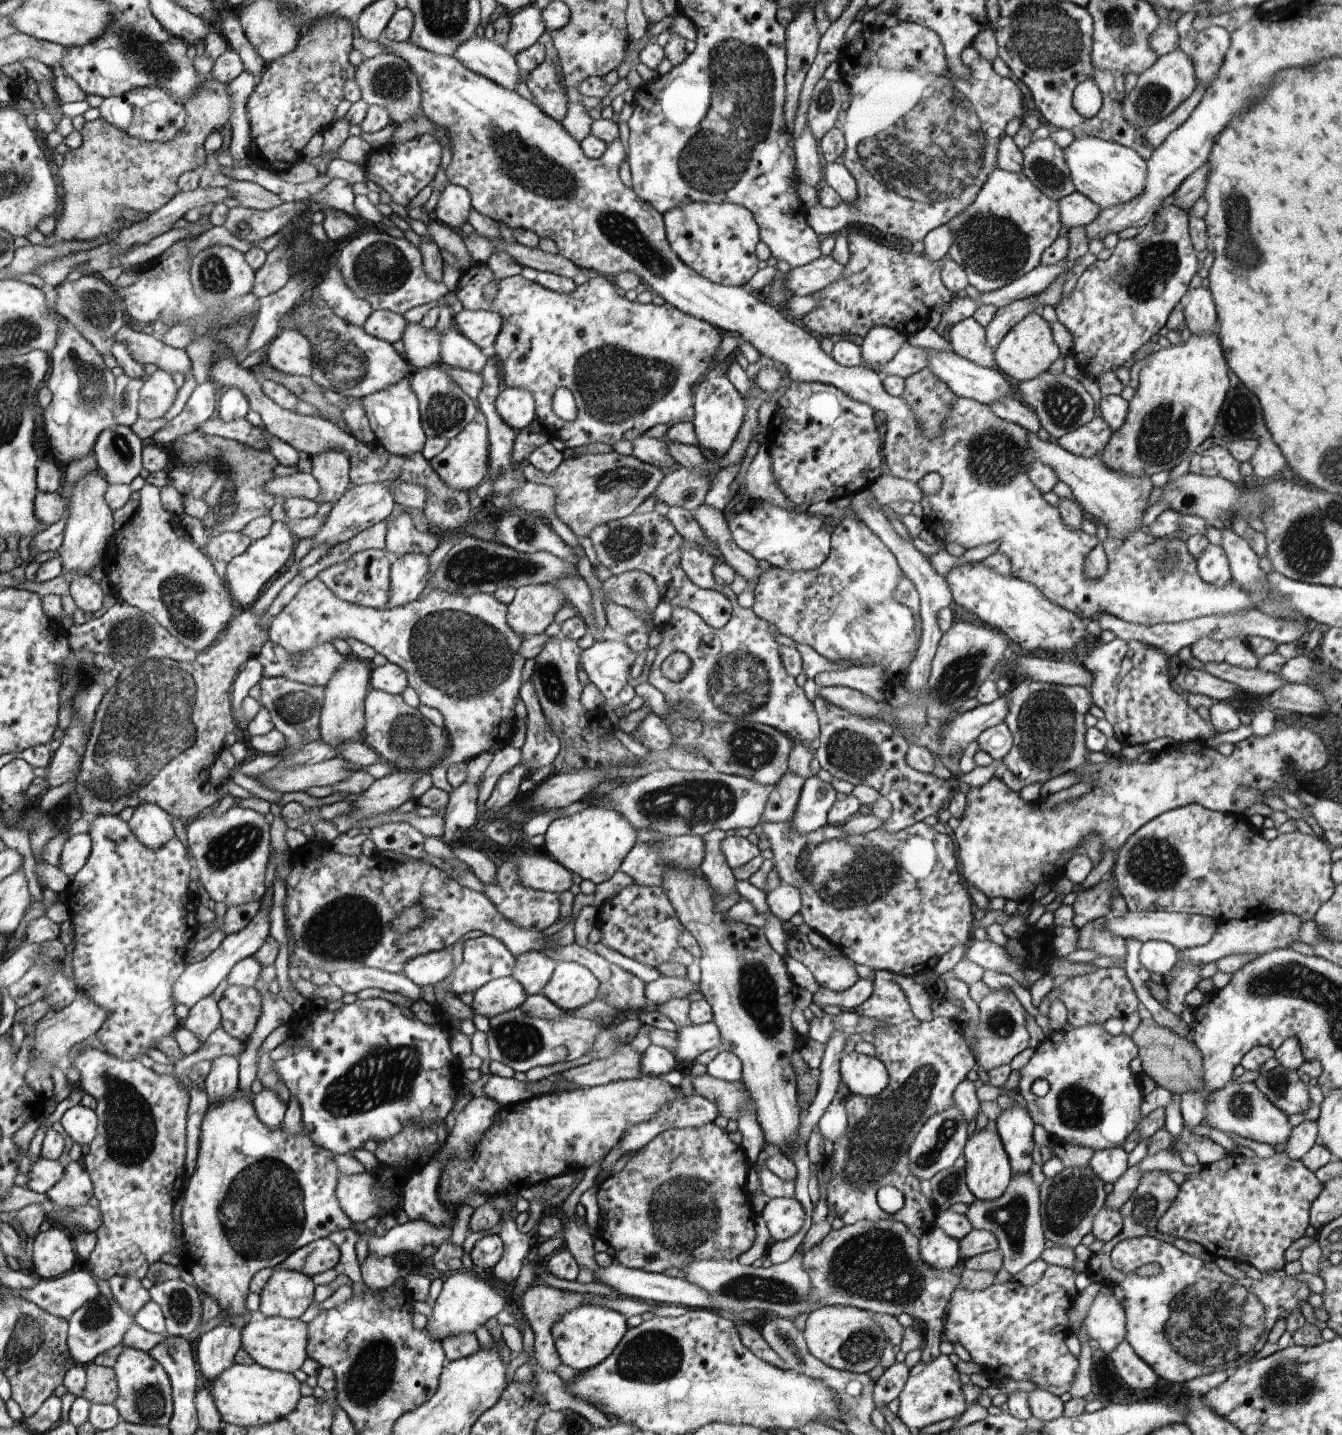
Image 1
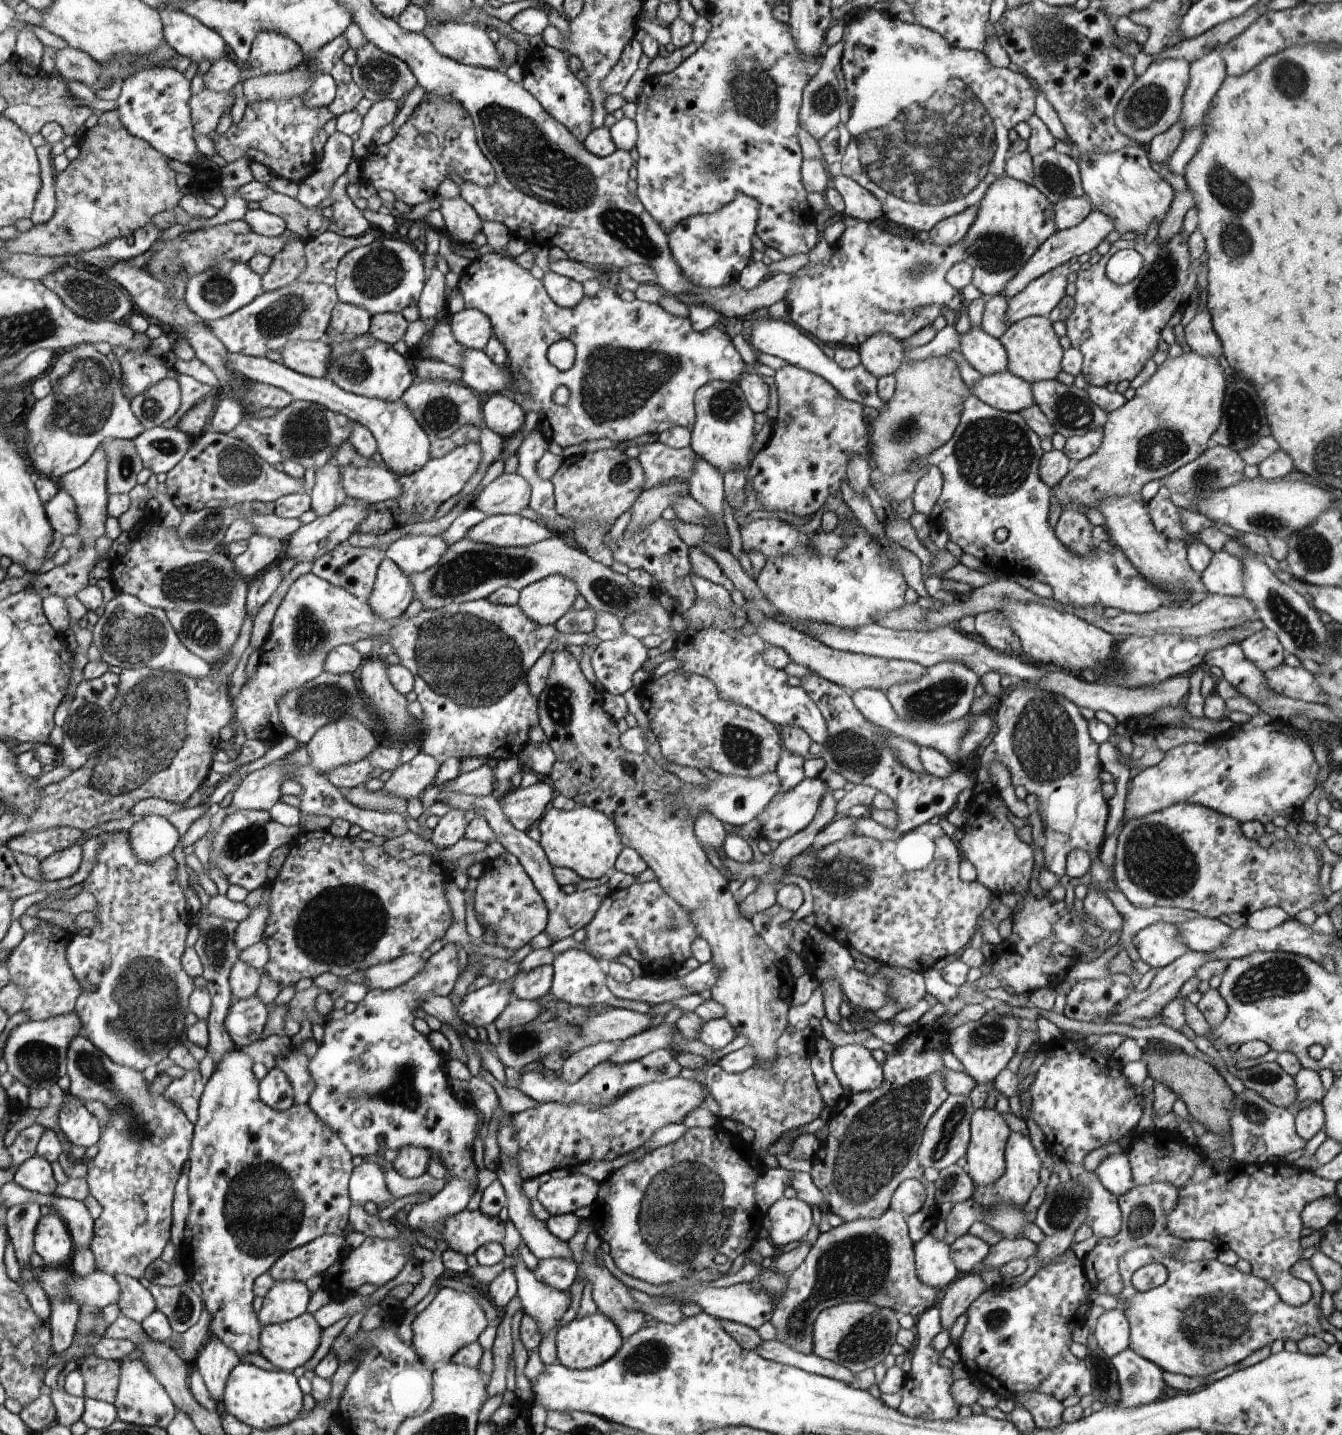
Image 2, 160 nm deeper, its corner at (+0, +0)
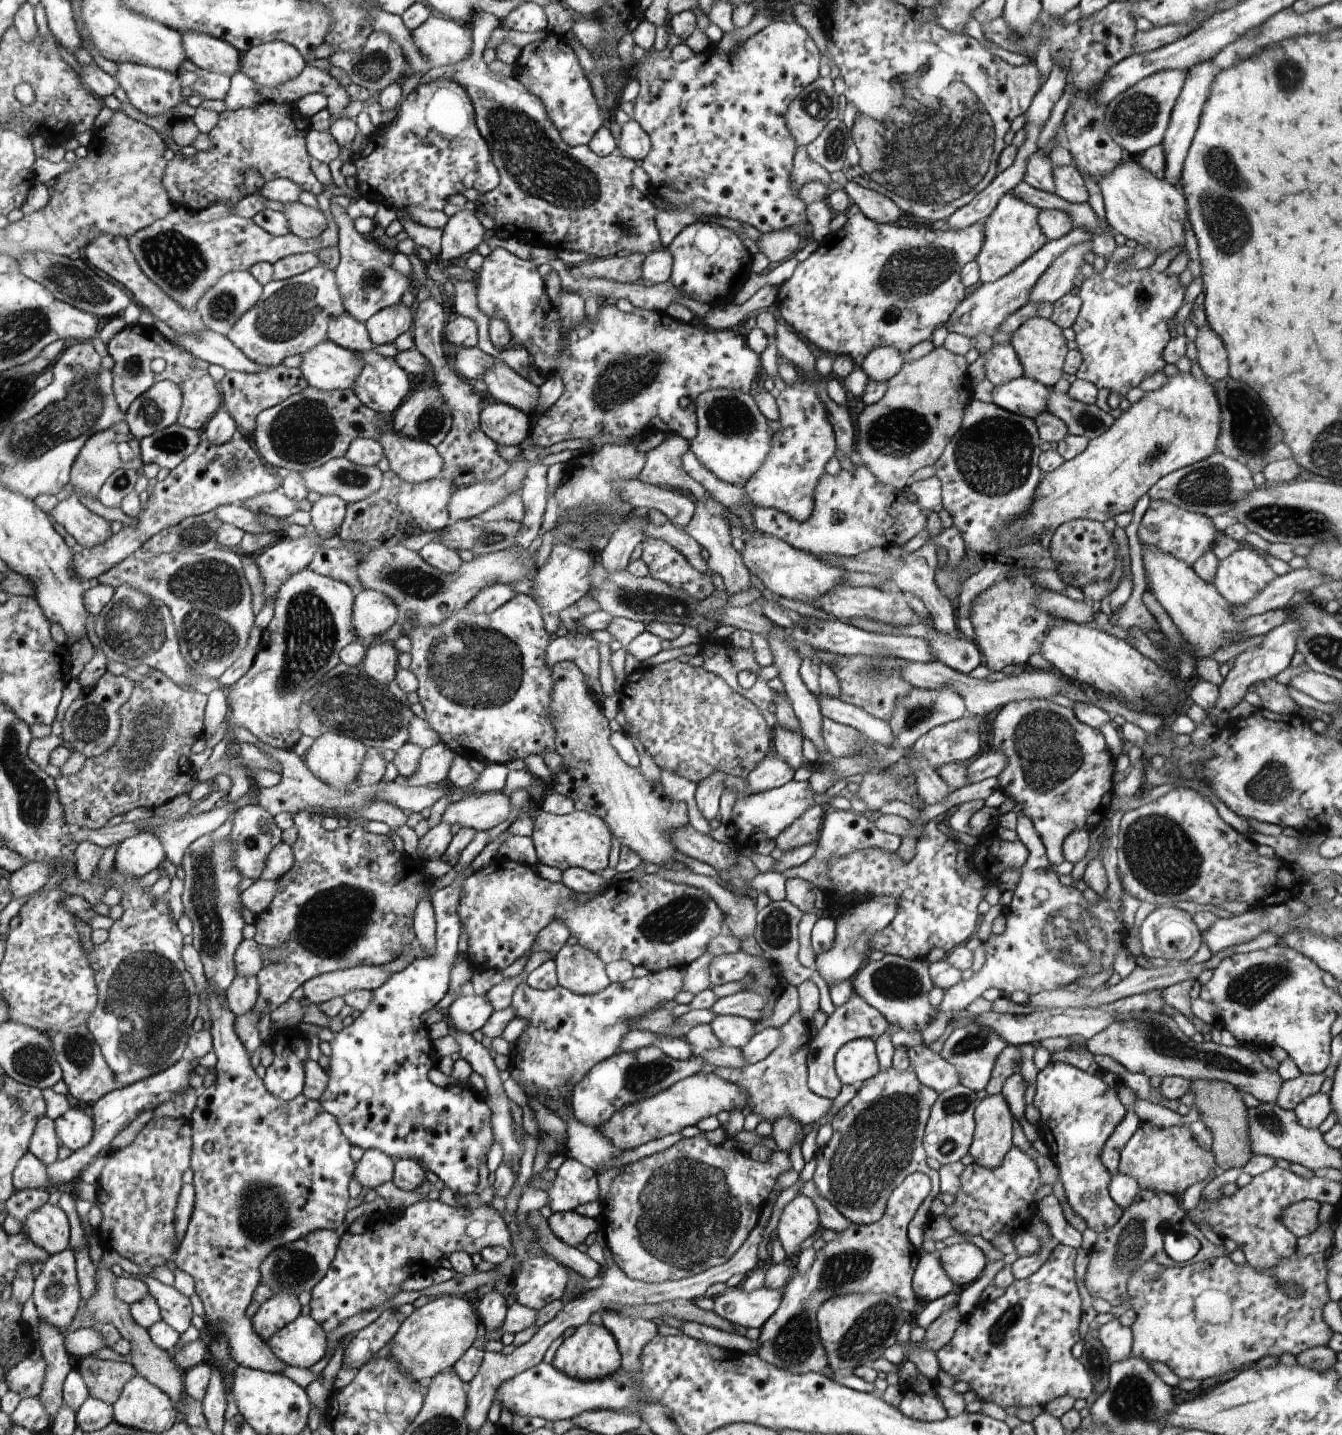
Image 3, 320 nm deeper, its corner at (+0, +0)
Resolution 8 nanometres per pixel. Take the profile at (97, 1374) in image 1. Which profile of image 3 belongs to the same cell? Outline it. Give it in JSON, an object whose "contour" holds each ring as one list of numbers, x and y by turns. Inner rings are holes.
{"contour":[[90,1355,80,1358,77,1370,86,1383,89,1396,111,1405,119,1400,127,1382,138,1375,132,1364,94,1359]]}

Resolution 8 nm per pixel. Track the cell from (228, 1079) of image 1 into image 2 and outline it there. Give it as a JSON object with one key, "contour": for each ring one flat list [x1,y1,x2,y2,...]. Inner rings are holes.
{"contour":[[202,905,201,909,196,913,200,914,200,920,196,922,199,928,199,938,194,944,194,950,200,957,203,966,203,977,206,979,208,990,212,998,211,1013,207,1019,209,1030,209,1044,206,1047,208,1056,211,1056,216,1064,219,1063,221,1056,224,1056,229,1050,236,1048,233,1040,230,1038,226,1027,224,1026,233,994,231,993,231,984,229,976,231,968,239,960,239,950,234,942,235,930,238,923,236,921,220,918,218,915,205,915,202,910,206,905]]}

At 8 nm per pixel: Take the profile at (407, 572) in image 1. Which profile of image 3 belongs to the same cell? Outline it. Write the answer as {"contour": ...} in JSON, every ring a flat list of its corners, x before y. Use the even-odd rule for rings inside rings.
{"contour":[[372,589,358,590,351,616,357,643,368,648,397,621,398,610,391,598]]}

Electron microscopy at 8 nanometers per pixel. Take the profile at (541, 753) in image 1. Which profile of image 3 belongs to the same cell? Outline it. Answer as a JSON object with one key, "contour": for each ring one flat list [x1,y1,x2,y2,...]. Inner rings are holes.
{"contour":[[577,625,577,628,572,631,568,631,564,636,557,636,550,644,550,648,547,649,547,662,548,666,554,668,555,664,560,661,572,661,576,663,576,666,583,670,583,673,590,678,599,678,598,667,602,664,602,659,598,654,599,642,594,638,589,631,588,627,584,625]]}

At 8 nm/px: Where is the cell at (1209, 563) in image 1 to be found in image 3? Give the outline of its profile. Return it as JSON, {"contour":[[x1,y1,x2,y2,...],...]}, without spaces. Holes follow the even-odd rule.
{"contour":[[1238,548,1219,561,1212,584,1236,607,1249,603,1277,577,1256,548]]}

